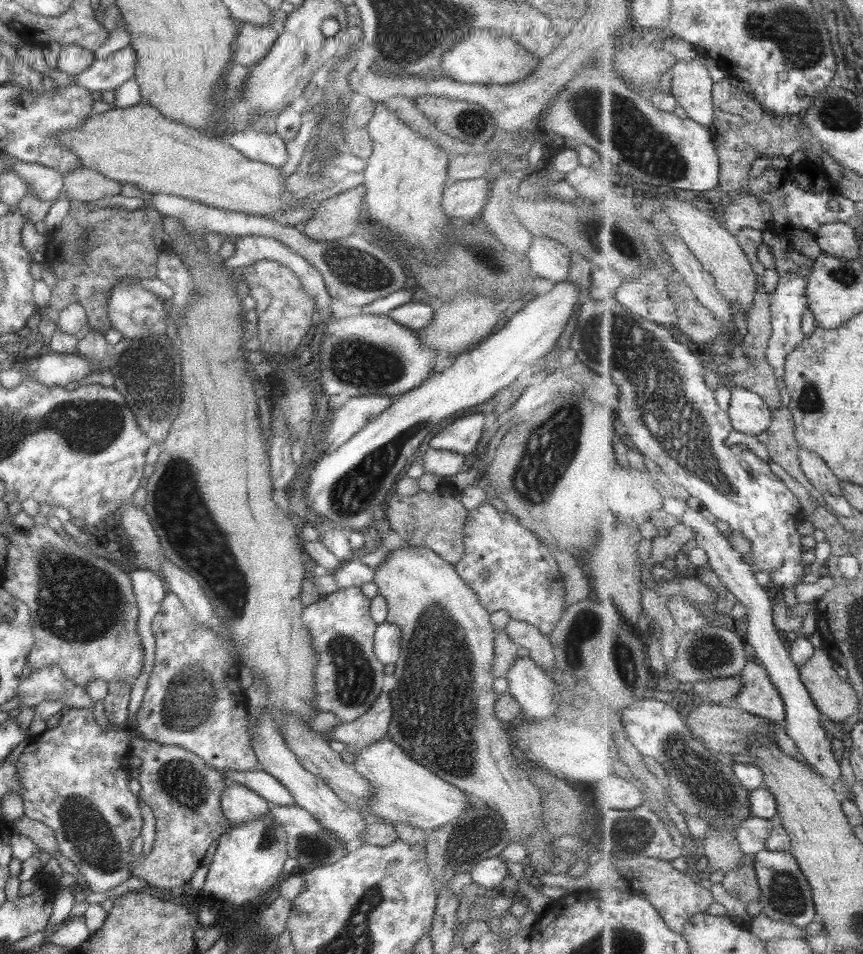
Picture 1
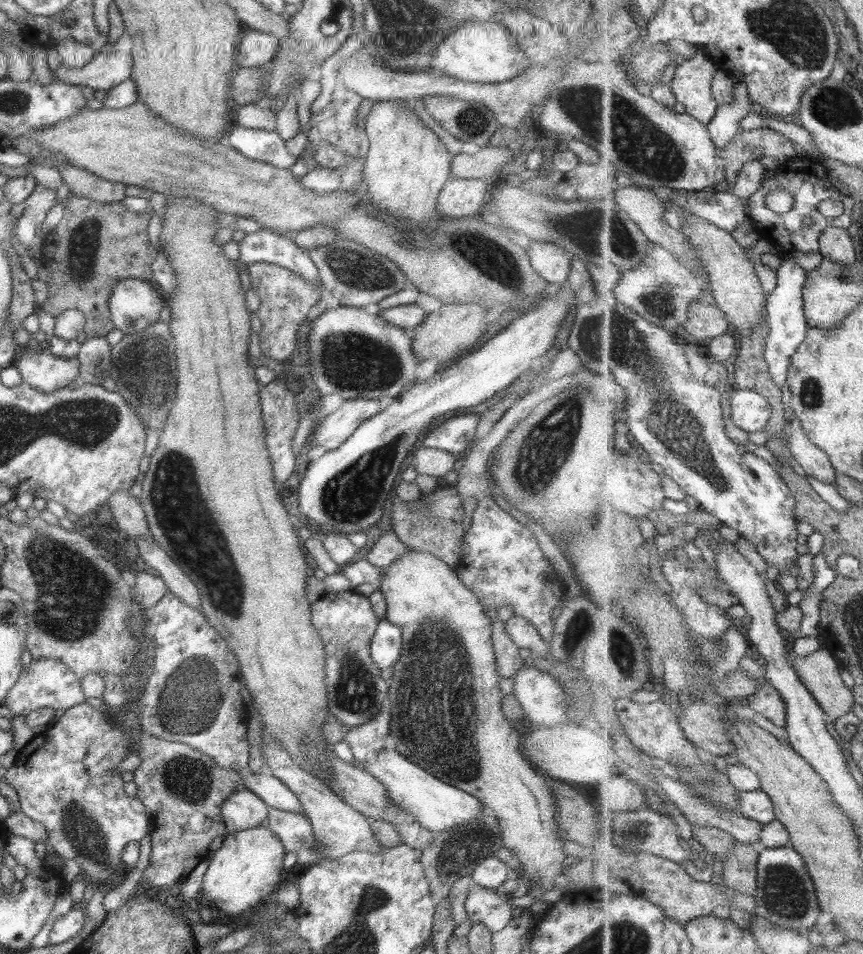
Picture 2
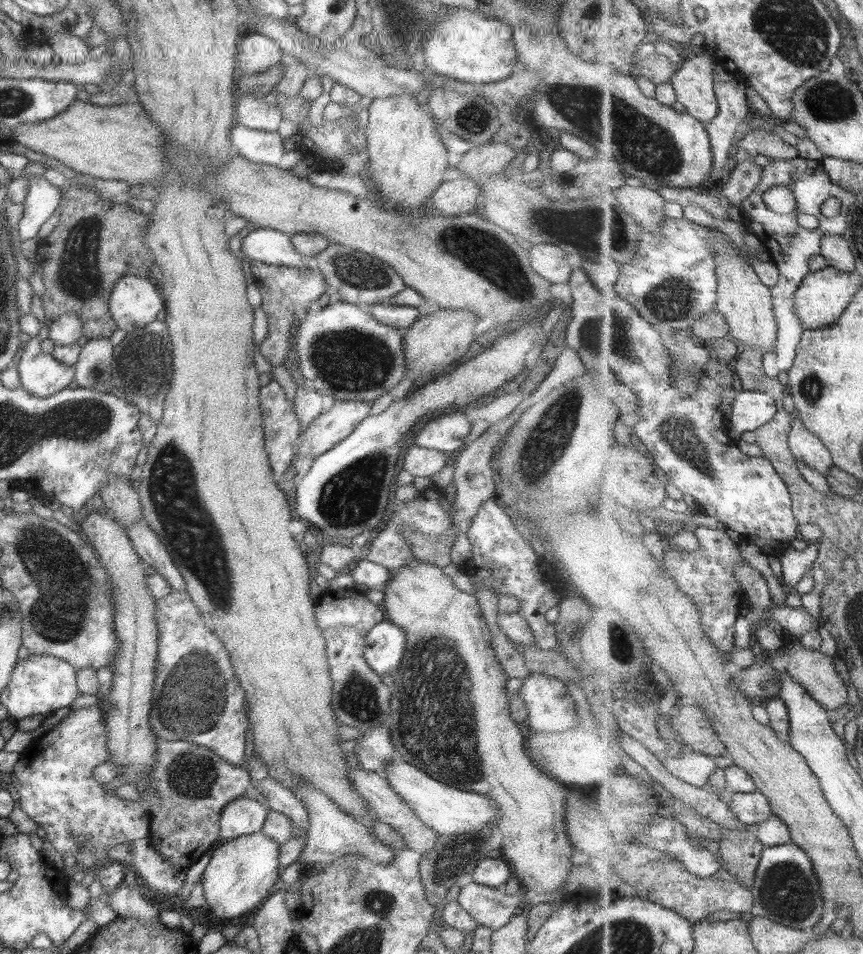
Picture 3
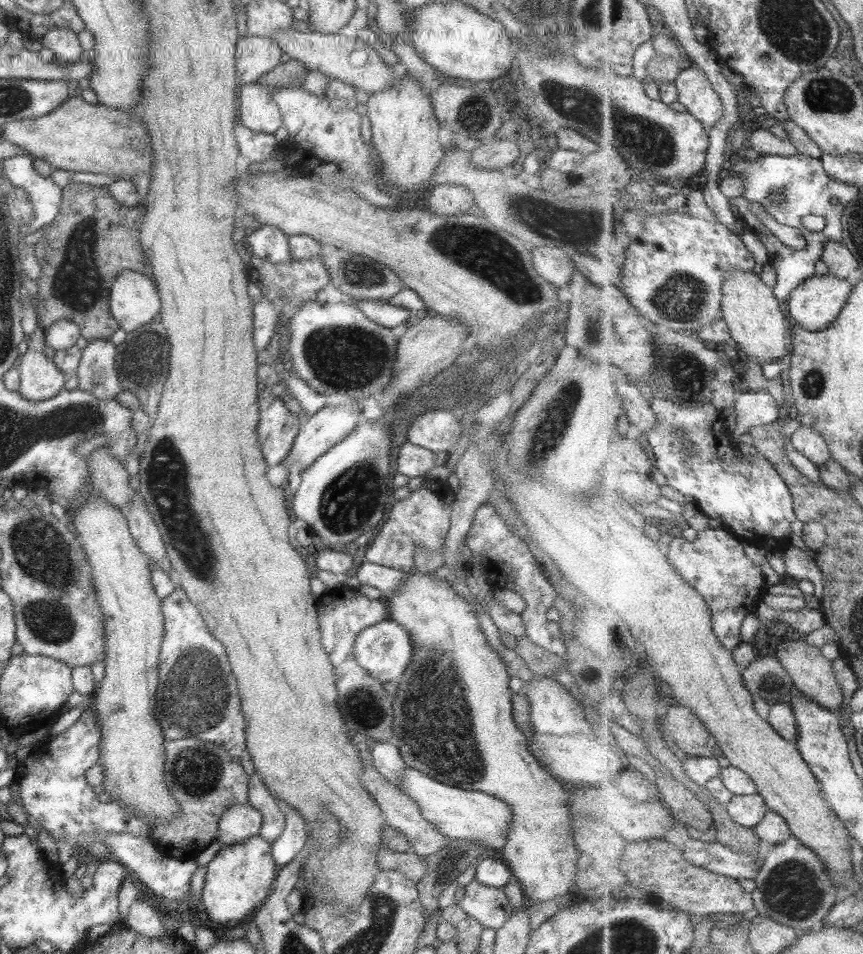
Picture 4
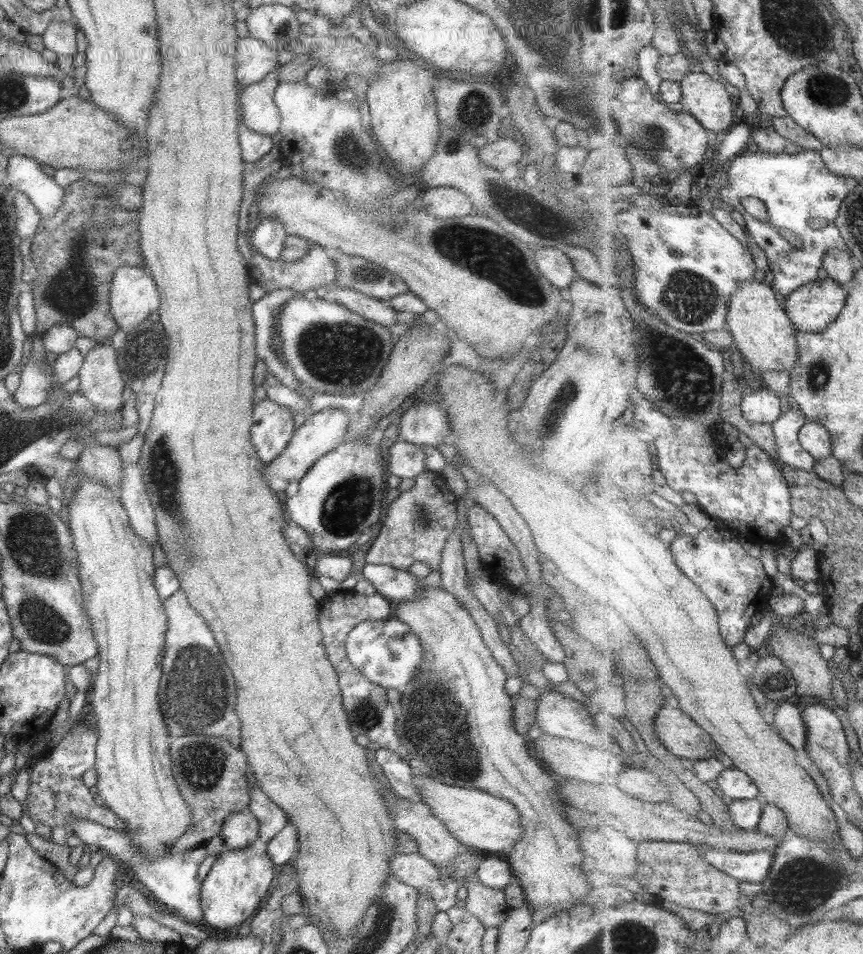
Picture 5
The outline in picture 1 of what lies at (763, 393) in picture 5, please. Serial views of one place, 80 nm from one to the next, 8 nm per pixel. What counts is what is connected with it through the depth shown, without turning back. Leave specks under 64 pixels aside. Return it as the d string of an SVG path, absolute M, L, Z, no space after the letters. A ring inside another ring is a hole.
M730 385L730 389L728 413L734 430L749 436L767 433L773 422L773 411L766 399L755 391L736 385Z

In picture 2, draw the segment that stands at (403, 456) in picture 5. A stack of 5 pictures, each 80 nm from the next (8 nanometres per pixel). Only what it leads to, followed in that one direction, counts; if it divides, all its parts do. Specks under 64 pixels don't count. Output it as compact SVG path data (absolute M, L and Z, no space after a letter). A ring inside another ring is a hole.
M421 447L415 450L413 458L409 457L411 468L417 474L443 476L453 470L456 456L434 448Z

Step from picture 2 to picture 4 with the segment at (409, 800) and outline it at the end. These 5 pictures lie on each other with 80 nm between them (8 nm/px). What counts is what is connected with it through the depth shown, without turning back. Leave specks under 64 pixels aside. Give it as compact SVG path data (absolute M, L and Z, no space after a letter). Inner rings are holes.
M411 768L401 772L400 788L416 804L420 815L433 825L447 839L466 840L490 848L497 835L505 836L510 810L505 802L489 794L475 790L461 790L432 780L425 774Z

